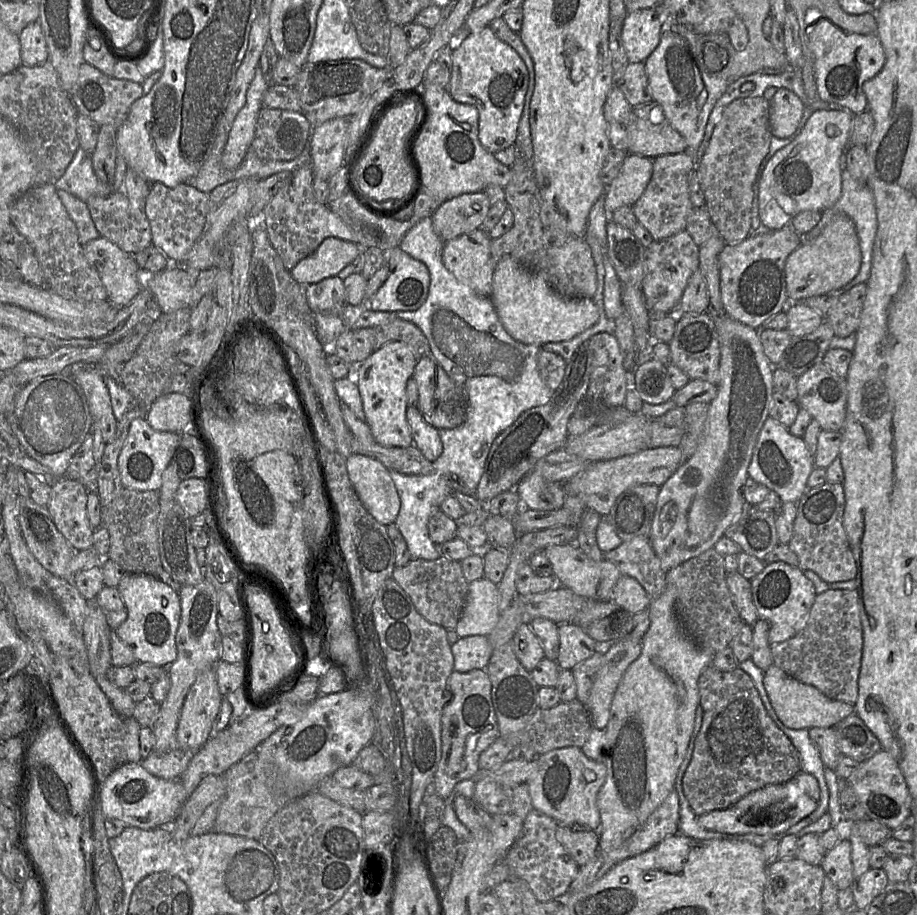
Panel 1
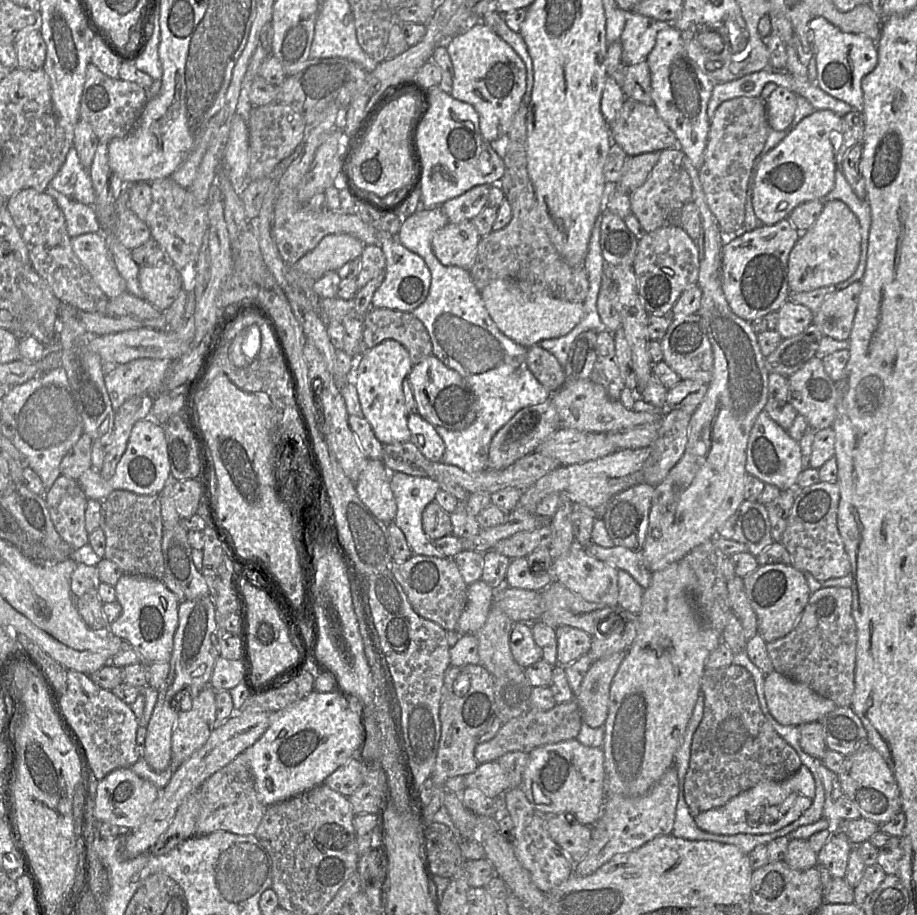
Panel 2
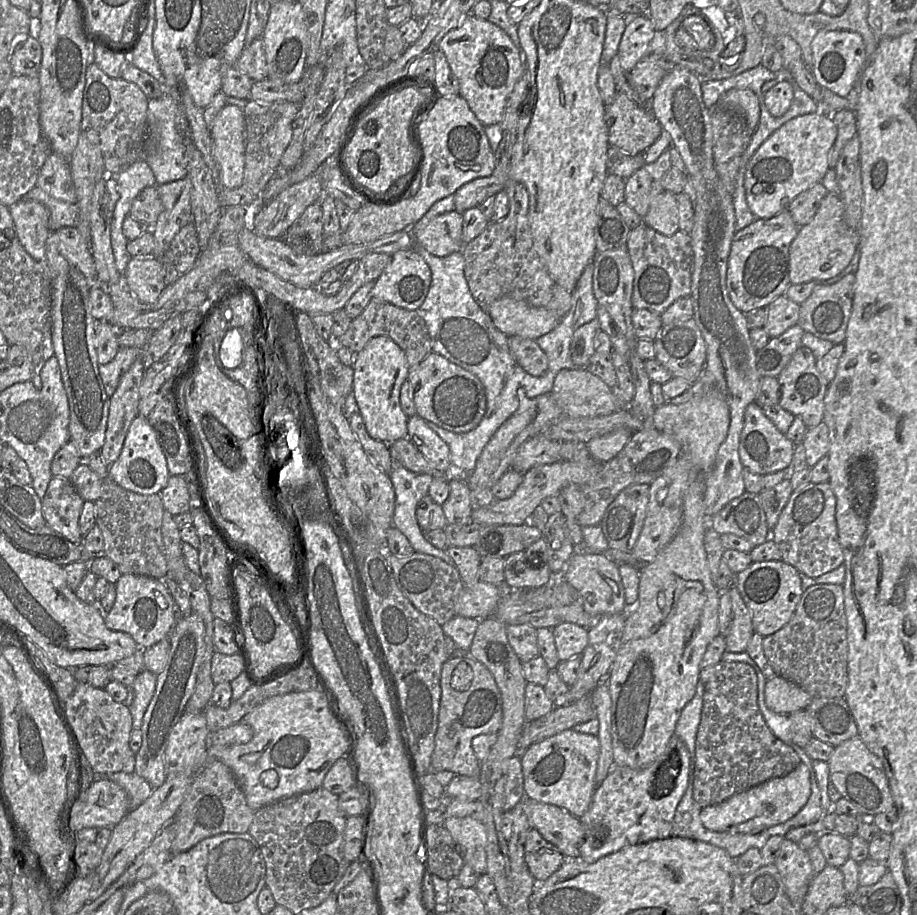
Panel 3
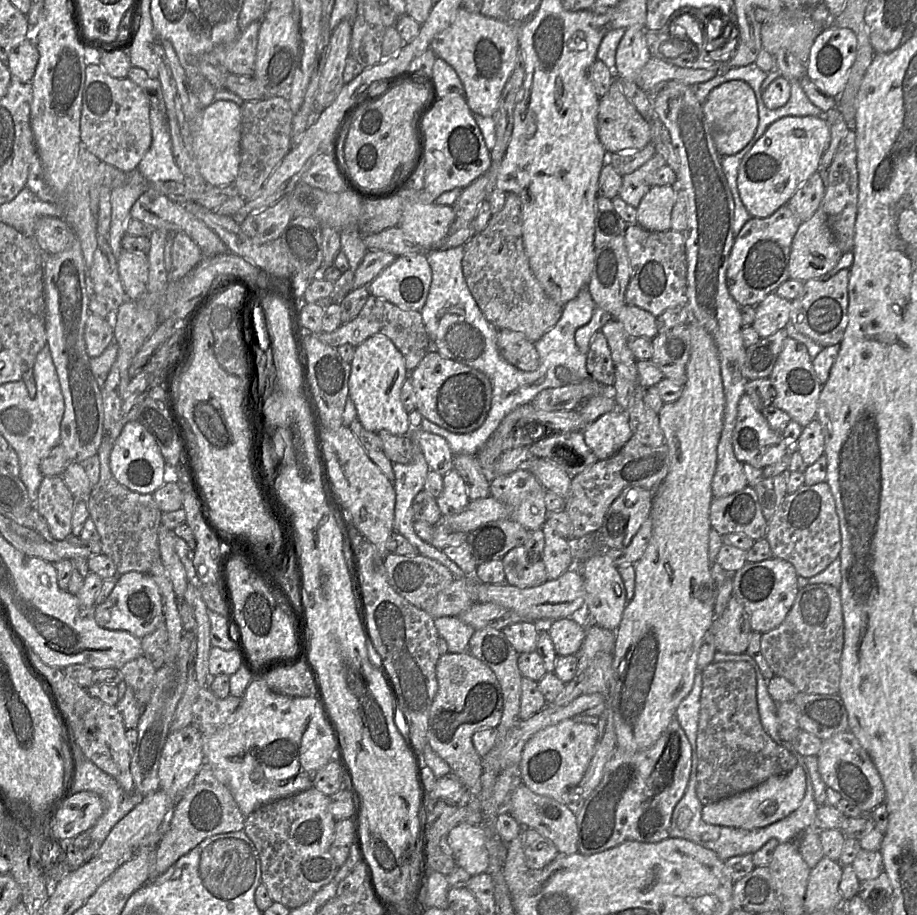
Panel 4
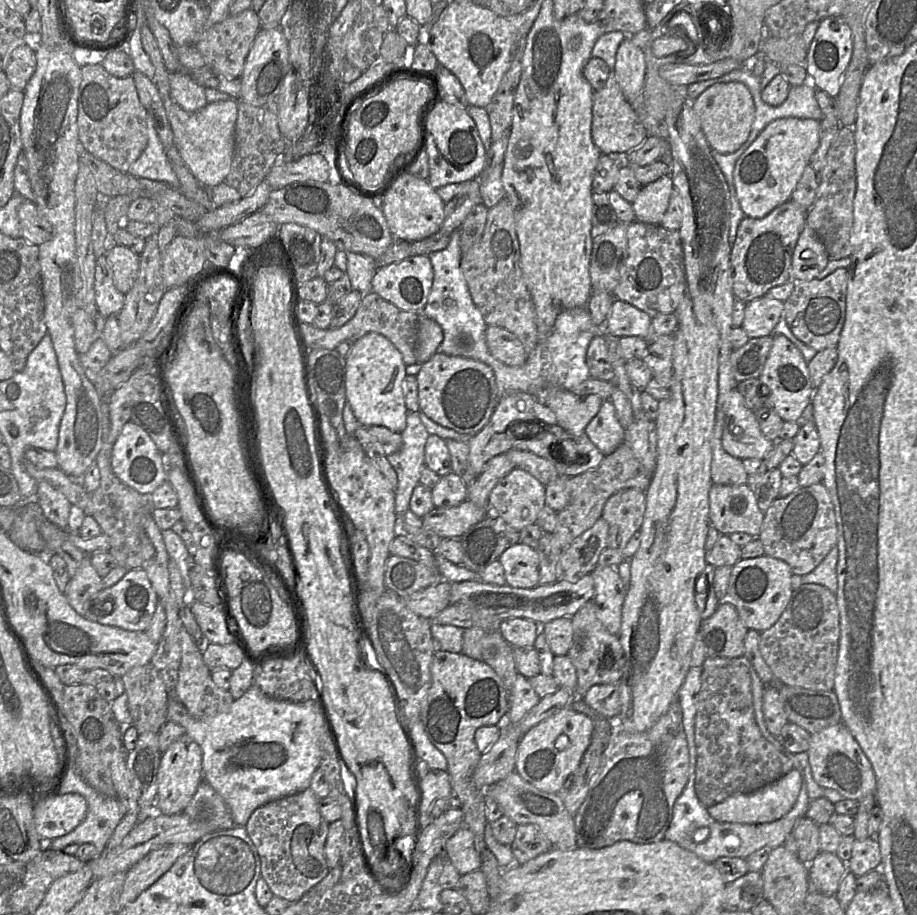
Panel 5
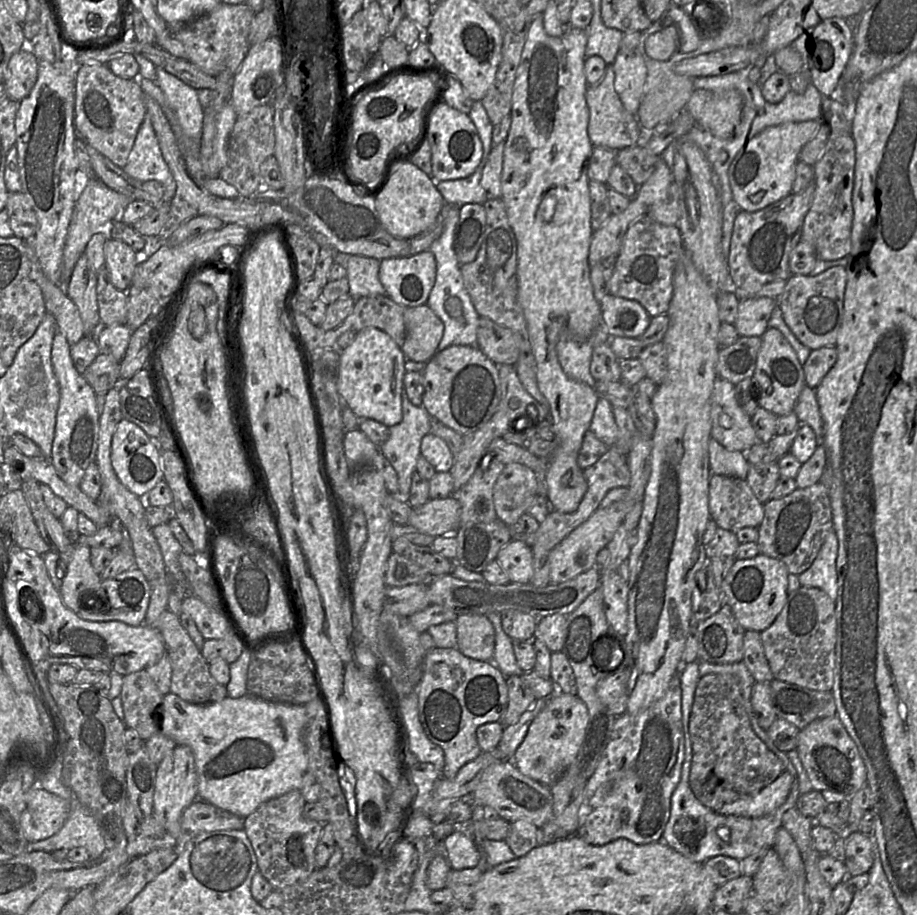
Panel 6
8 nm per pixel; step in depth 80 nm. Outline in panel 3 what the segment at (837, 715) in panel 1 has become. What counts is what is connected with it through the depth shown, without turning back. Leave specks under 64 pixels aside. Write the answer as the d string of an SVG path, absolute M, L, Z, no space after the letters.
M774 675L764 688L765 703L774 713L789 715L805 709L813 697L797 684Z

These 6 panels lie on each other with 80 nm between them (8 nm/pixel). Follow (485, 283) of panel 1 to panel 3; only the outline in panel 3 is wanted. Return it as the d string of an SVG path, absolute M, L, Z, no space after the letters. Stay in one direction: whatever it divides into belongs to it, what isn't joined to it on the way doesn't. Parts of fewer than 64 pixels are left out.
M452 210L431 220L421 218L408 231L428 252L444 257L463 250L462 223L462 214Z

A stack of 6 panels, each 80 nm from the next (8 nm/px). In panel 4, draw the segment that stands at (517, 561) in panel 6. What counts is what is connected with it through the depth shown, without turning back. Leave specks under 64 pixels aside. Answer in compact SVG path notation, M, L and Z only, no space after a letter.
M521 545L511 549L502 558L505 582L519 588L538 586L548 580L542 560L529 556Z

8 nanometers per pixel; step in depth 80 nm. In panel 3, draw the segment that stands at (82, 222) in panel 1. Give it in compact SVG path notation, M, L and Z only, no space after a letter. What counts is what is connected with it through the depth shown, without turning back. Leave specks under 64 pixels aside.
M34 187L23 197L43 204L49 213L49 228L51 231L62 227L74 227L78 219L78 207L74 203L67 203L55 199L38 187Z

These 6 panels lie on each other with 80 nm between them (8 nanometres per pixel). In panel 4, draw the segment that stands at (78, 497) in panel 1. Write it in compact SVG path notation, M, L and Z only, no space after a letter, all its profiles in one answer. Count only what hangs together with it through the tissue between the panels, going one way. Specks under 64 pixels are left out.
M44 476L35 507L46 521L54 539L65 539L72 534L71 520L75 501L61 476Z

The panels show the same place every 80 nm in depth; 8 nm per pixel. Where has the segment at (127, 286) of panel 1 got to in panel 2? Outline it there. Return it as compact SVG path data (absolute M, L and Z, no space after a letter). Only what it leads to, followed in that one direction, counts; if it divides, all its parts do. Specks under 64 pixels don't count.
M103 232L86 233L72 238L72 248L94 281L113 298L127 291L126 282L118 272Z

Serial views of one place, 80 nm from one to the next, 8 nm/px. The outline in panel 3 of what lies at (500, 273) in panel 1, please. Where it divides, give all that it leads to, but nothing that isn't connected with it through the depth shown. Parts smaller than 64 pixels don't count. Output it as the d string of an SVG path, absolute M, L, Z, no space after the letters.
M510 297L494 301L487 313L495 327L506 336L532 340L552 331L562 319L544 308L532 307Z

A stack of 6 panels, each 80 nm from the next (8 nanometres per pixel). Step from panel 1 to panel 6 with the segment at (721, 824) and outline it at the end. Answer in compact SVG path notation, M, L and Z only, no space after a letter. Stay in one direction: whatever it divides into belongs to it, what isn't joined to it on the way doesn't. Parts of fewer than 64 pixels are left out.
M784 771L774 782L754 796L725 804L717 812L722 815L737 815L749 818L762 817L780 807L787 799L794 777Z

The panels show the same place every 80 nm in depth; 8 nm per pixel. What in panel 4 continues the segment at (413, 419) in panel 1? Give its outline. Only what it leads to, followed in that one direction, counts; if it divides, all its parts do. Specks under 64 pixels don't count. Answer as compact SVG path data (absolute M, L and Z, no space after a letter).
M411 429L410 438L422 451L430 470L444 476L453 469L453 452L441 436L422 429Z

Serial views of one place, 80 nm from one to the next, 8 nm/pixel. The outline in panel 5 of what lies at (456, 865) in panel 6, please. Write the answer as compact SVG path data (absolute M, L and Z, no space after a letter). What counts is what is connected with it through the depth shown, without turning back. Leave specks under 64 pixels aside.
M461 827L446 841L444 855L460 875L479 870L481 867L474 835L467 827Z

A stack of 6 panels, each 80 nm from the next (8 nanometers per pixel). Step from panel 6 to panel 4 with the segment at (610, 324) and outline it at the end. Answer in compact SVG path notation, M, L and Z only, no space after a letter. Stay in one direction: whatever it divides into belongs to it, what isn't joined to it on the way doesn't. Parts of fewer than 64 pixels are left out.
M625 305L616 319L628 337L652 339L658 334L656 317L633 305Z

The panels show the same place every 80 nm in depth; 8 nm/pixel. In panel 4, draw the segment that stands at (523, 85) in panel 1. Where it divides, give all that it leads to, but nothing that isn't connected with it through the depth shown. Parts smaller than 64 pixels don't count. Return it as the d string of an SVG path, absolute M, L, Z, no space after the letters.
M461 7L451 24L431 41L430 49L435 56L443 59L458 75L473 114L492 117L497 110L501 92L518 58L520 27L521 23L497 20Z

